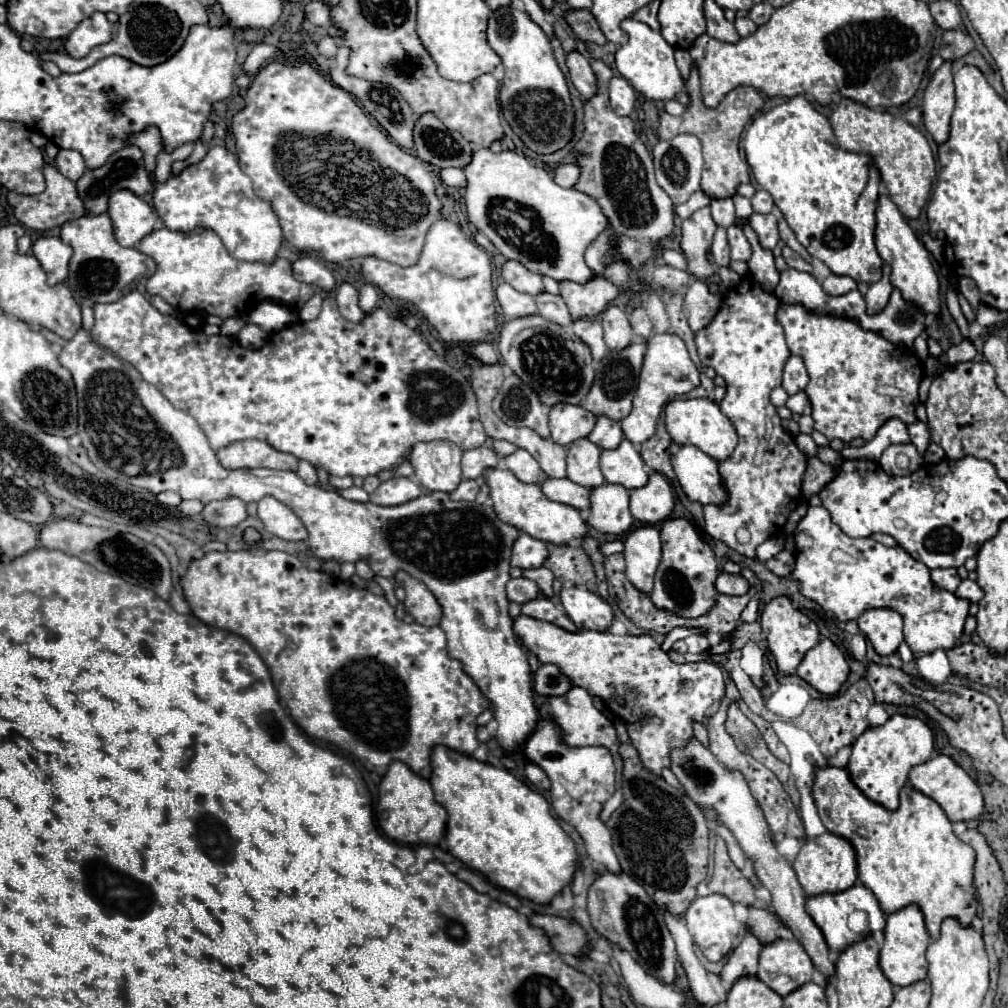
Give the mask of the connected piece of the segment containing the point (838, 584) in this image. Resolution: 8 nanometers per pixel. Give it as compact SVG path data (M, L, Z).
M823 506L809 508L805 518L797 524L795 530L795 570L793 580L801 584L801 594L809 600L821 604L823 610L833 612L841 622L859 618L861 612L869 608L891 608L903 616L905 622L905 642L913 650L913 654L931 654L937 648L949 650L957 644L963 634L965 618L969 614L969 602L965 598L955 596L949 590L943 590L933 584L929 576L929 568L923 562L911 558L903 548L887 548L873 538L849 538L829 516Z

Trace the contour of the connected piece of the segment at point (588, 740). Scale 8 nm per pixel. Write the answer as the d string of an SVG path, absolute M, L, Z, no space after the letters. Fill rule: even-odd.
M573 686L573 690L569 690L569 694L563 694L561 698L547 698L547 702L541 706L541 716L551 716L557 726L563 730L565 734L565 742L569 746L603 746L607 748L611 754L613 754L613 762L615 762L615 768L617 768L617 788L615 788L615 794L605 802L599 818L603 822L609 820L609 816L621 806L623 802L623 796L621 796L621 768L623 768L623 762L621 762L621 756L617 752L617 746L619 746L619 740L617 740L617 732L615 732L615 726L609 722L607 716L603 716L595 706L593 706L593 698L591 694L585 690L585 688L579 688L579 686Z

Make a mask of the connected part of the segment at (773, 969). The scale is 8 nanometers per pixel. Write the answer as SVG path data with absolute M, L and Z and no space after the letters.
M775 940L761 950L757 978L779 996L787 996L801 984L809 982L815 968L797 940Z

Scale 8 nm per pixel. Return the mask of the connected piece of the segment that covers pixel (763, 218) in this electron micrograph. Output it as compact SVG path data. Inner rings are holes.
M751 214L749 218L749 224L751 228L757 232L759 236L759 242L773 250L775 244L779 242L779 228L777 228L777 216L775 214Z

